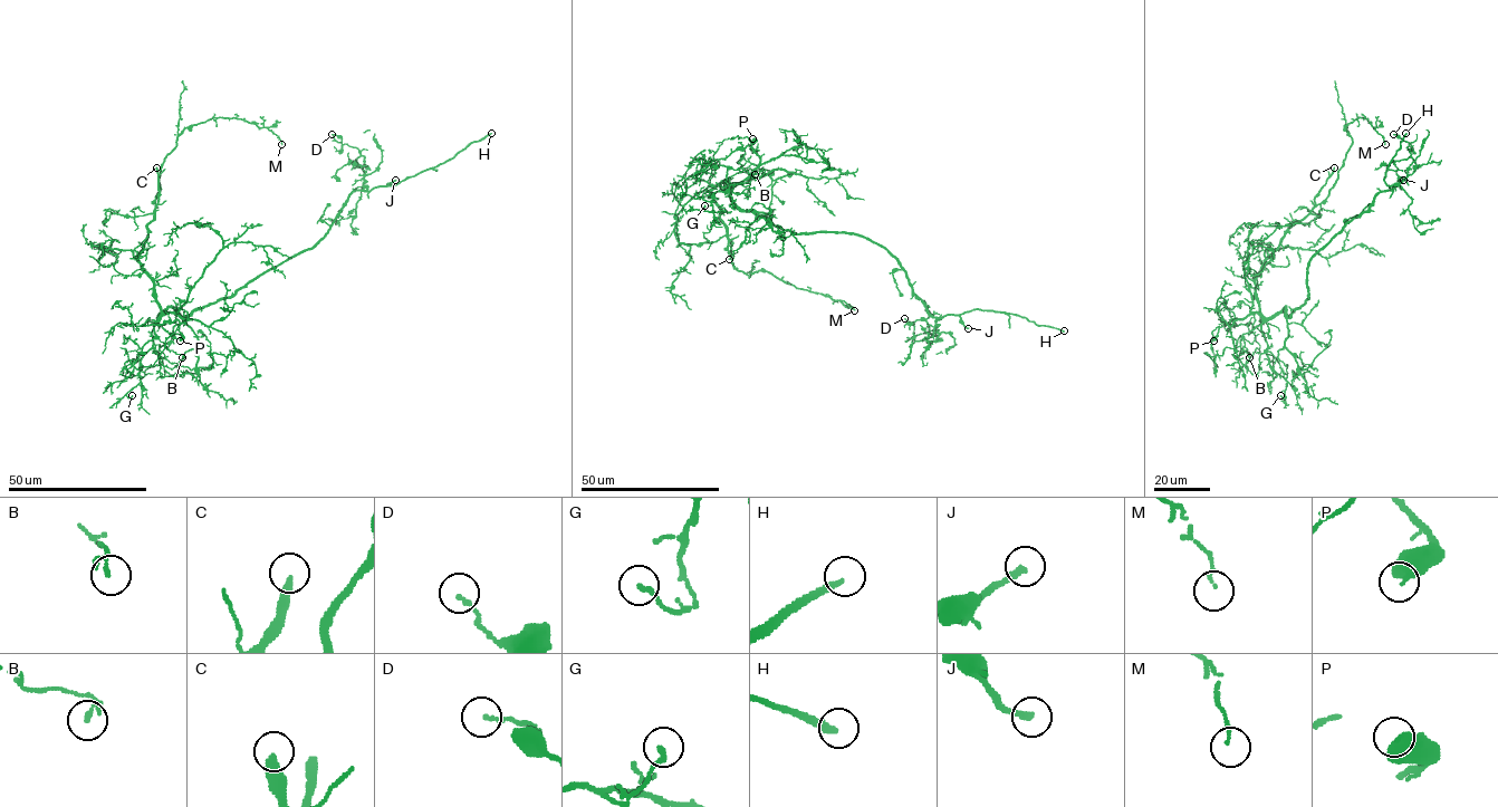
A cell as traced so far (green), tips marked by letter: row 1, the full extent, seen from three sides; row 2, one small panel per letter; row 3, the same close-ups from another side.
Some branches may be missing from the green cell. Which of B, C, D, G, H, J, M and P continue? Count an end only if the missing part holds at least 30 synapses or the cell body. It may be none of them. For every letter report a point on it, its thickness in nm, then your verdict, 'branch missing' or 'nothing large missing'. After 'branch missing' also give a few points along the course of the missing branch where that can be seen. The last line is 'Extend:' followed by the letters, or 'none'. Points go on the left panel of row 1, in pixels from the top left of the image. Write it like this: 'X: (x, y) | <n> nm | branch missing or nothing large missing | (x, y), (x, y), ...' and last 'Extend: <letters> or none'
B: (182, 357) | 110 nm | nothing large missing
C: (156, 167) | 280 nm | branch missing | (156, 167), (162, 112), (147, 103), (141, 83), (124, 66), (141, 47), (140, 35), (157, 37)
D: (332, 134) | 160 nm | nothing large missing
G: (132, 395) | 180 nm | nothing large missing
H: (491, 133) | 220 nm | branch missing
J: (395, 180) | 240 nm | nothing large missing
M: (281, 144) | 100 nm | nothing large missing
P: (180, 340) | 440 nm | branch missing | (180, 340), (178, 345), (163, 351), (152, 345)
Extend: C, H, P

